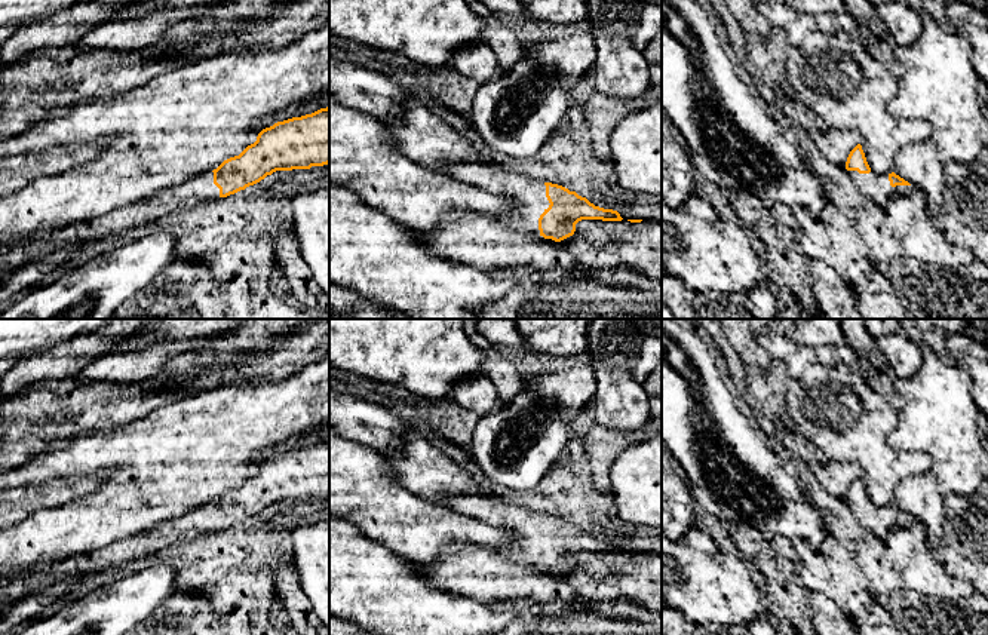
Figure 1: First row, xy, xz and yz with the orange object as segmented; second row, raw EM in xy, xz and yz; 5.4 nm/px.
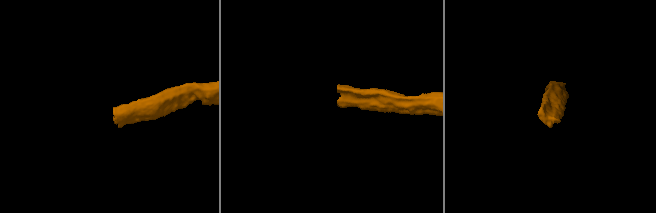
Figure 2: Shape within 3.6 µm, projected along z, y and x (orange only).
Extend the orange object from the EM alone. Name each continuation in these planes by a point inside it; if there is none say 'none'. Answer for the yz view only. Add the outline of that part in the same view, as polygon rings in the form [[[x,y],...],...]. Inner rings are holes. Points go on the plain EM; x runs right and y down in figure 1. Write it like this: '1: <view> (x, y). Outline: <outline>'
1: yz (877, 520). Outline: [[[857,503],[847,504],[862,527],[881,540],[884,540],[893,528],[903,528],[912,522],[911,518],[892,519],[889,507],[878,507],[872,503],[869,506],[859,506]]]

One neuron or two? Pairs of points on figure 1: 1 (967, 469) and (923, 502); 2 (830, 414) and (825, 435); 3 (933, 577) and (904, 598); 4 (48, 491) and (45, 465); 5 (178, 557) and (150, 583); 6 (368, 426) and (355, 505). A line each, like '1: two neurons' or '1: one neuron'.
1: two neurons
2: one neuron
3: two neurons
4: two neurons
5: two neurons
6: two neurons

